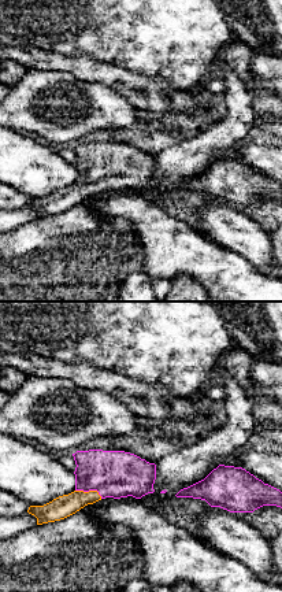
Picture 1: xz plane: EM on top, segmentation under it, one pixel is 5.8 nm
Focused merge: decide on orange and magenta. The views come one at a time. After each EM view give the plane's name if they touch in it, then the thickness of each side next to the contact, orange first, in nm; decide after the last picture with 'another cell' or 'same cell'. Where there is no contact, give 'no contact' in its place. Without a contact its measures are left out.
contact in xz; calibres 130 and 280 nm

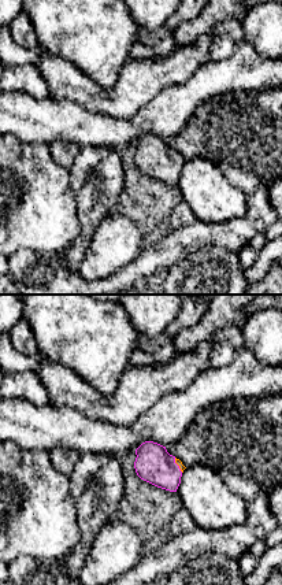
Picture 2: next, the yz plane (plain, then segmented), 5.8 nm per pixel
contact in yz; calibres 40 and 220 nm

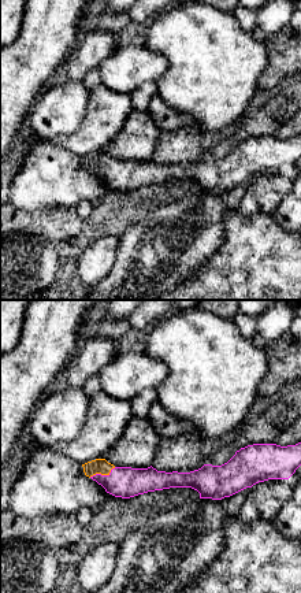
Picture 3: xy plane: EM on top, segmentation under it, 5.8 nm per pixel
contact in xy; calibres 100 and 180 nm

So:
same cell

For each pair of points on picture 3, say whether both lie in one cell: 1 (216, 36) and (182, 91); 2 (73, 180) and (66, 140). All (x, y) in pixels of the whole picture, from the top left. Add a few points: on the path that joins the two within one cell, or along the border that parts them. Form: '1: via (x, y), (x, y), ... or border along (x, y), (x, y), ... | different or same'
1: via (210, 49), (210, 63), (196, 77) | same
2: border along (51, 141), (81, 158) | different

